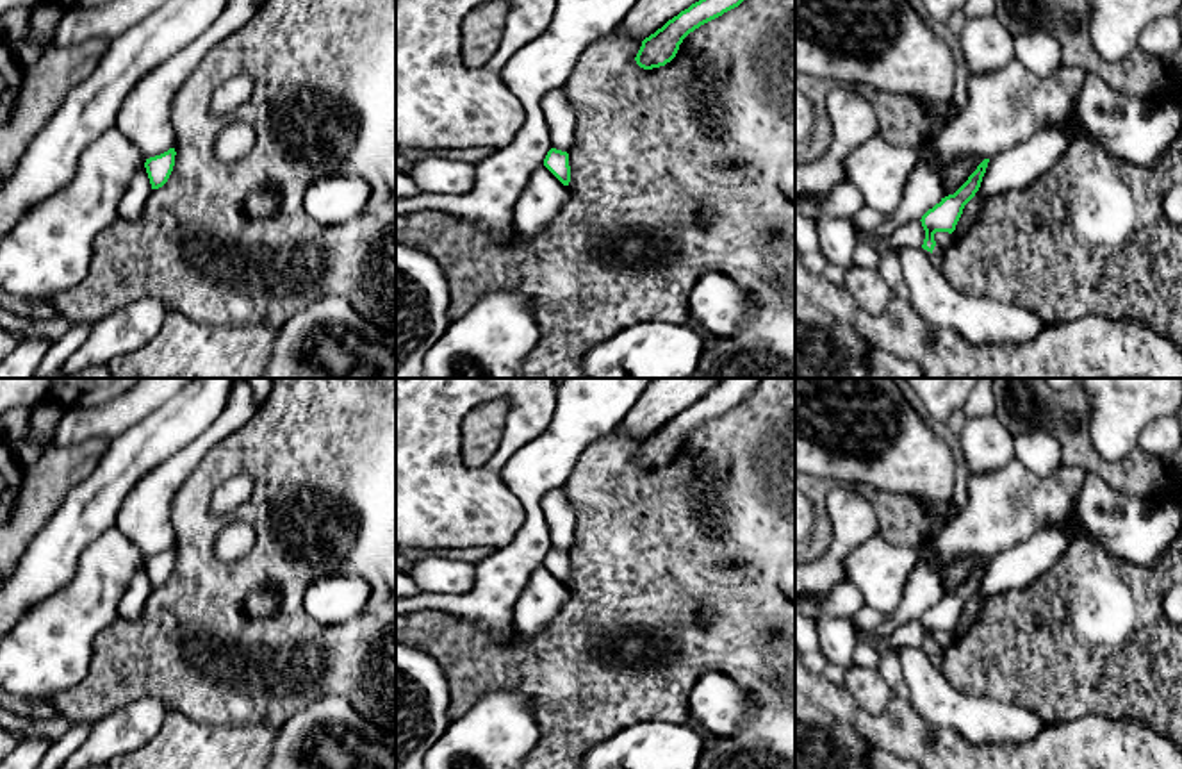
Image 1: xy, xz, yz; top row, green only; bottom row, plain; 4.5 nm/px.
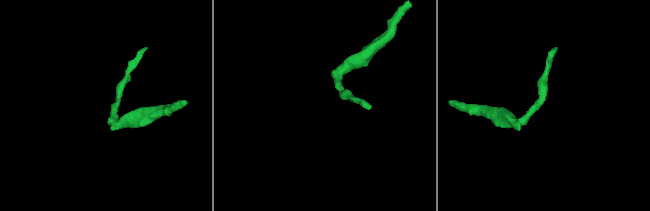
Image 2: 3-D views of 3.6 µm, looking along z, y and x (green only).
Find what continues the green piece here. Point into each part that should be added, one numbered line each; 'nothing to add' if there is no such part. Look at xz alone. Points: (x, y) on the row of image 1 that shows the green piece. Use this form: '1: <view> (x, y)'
1: xz (542, 198)

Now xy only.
1: xy (132, 204)

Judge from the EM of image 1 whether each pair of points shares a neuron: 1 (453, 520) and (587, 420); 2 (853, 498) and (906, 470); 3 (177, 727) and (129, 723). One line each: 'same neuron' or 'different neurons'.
1: different neurons
2: same neuron
3: different neurons

